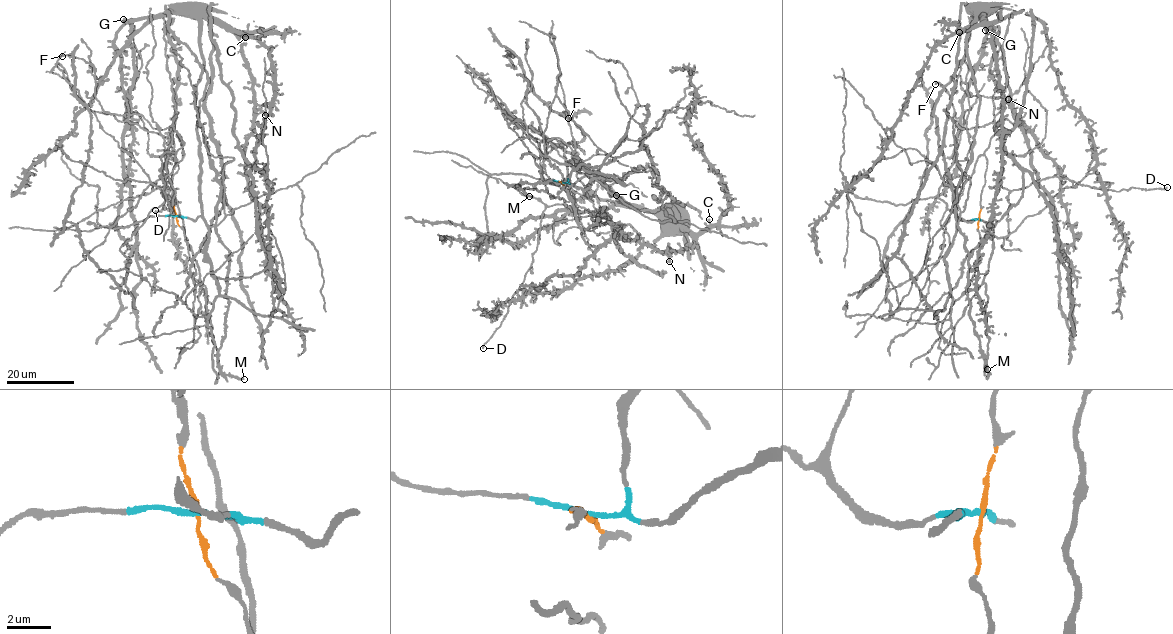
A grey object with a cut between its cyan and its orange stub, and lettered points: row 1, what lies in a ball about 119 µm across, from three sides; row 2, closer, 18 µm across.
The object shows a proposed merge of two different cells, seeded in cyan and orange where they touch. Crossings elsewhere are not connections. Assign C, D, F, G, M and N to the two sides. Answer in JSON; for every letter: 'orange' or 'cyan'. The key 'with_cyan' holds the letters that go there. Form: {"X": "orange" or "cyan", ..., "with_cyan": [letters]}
{"C": "cyan", "D": "orange", "F": "orange", "G": "cyan", "M": "orange", "N": "cyan", "with_cyan": ["C", "G", "N"]}

